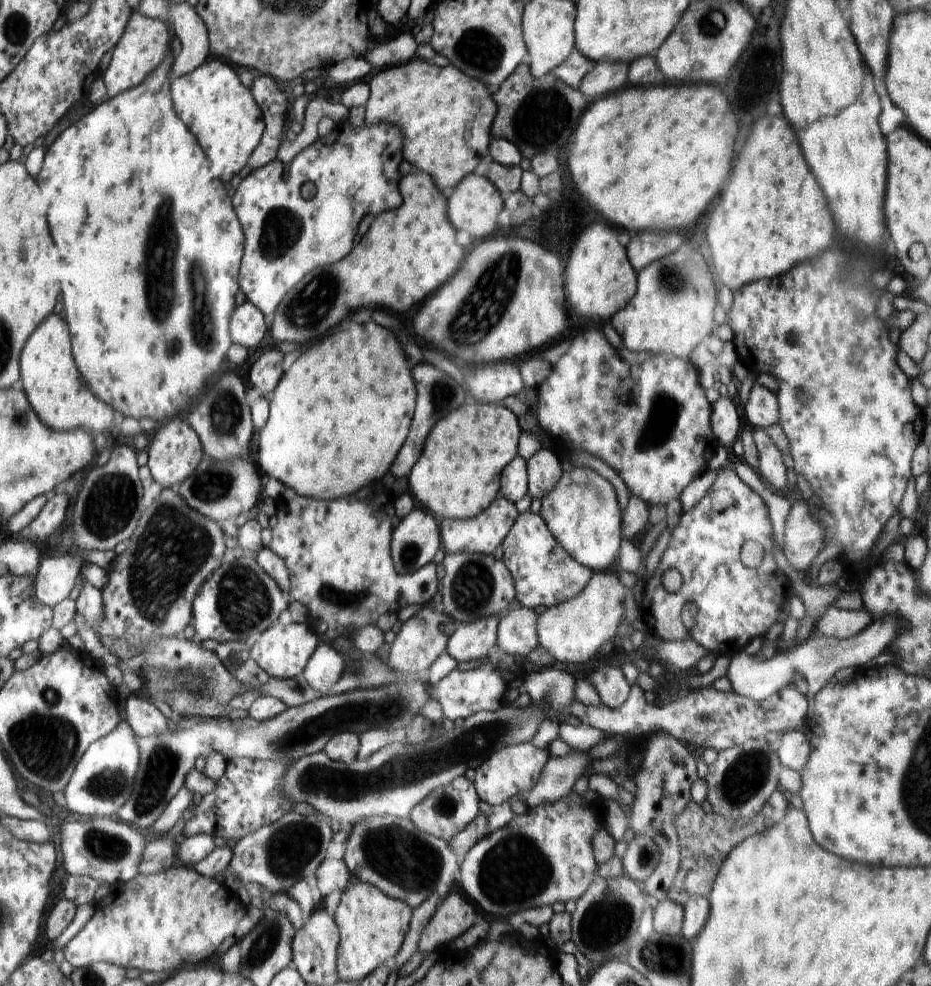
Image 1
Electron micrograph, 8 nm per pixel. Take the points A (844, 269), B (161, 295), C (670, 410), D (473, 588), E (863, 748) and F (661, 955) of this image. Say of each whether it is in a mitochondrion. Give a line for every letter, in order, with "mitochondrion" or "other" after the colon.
A: mitochondrion
B: mitochondrion
C: mitochondrion
D: mitochondrion
E: other
F: mitochondrion

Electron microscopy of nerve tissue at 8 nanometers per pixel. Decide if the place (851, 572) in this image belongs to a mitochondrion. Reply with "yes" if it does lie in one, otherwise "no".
no

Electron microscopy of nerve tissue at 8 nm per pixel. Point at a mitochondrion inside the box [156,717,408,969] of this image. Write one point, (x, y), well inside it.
(285, 860)

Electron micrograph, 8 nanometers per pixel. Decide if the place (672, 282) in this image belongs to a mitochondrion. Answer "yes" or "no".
yes

